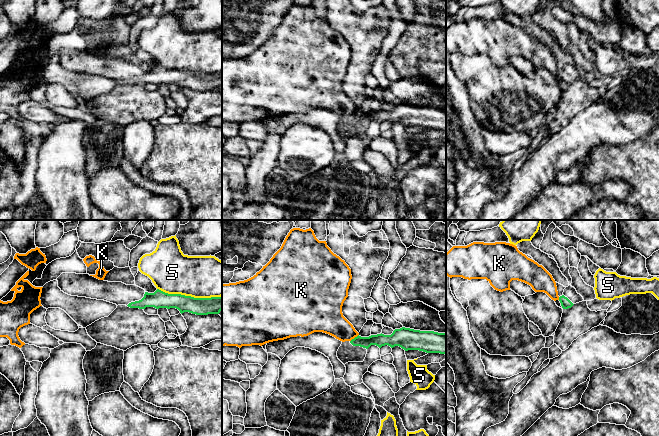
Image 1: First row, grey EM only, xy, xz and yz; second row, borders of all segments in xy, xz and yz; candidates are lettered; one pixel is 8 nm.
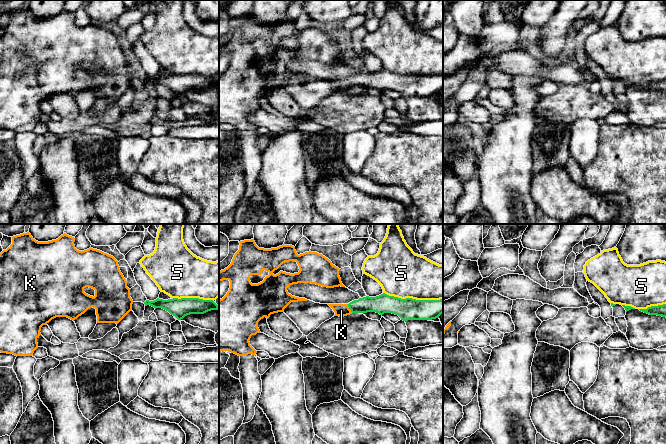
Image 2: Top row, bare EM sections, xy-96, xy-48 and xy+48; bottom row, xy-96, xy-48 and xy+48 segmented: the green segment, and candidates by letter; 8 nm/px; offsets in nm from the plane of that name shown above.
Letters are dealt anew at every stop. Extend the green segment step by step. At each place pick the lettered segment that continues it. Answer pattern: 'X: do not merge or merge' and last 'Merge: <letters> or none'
K: do not merge
S: do not merge
Merge: none

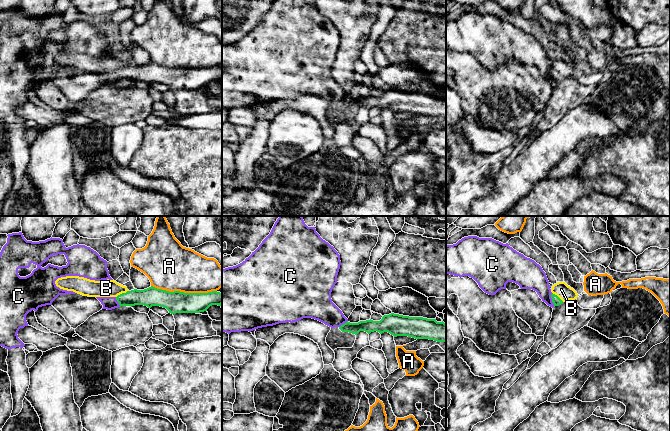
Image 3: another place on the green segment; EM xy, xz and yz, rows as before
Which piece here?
A: do not merge
B: merge
C: do not merge
Merge: B

